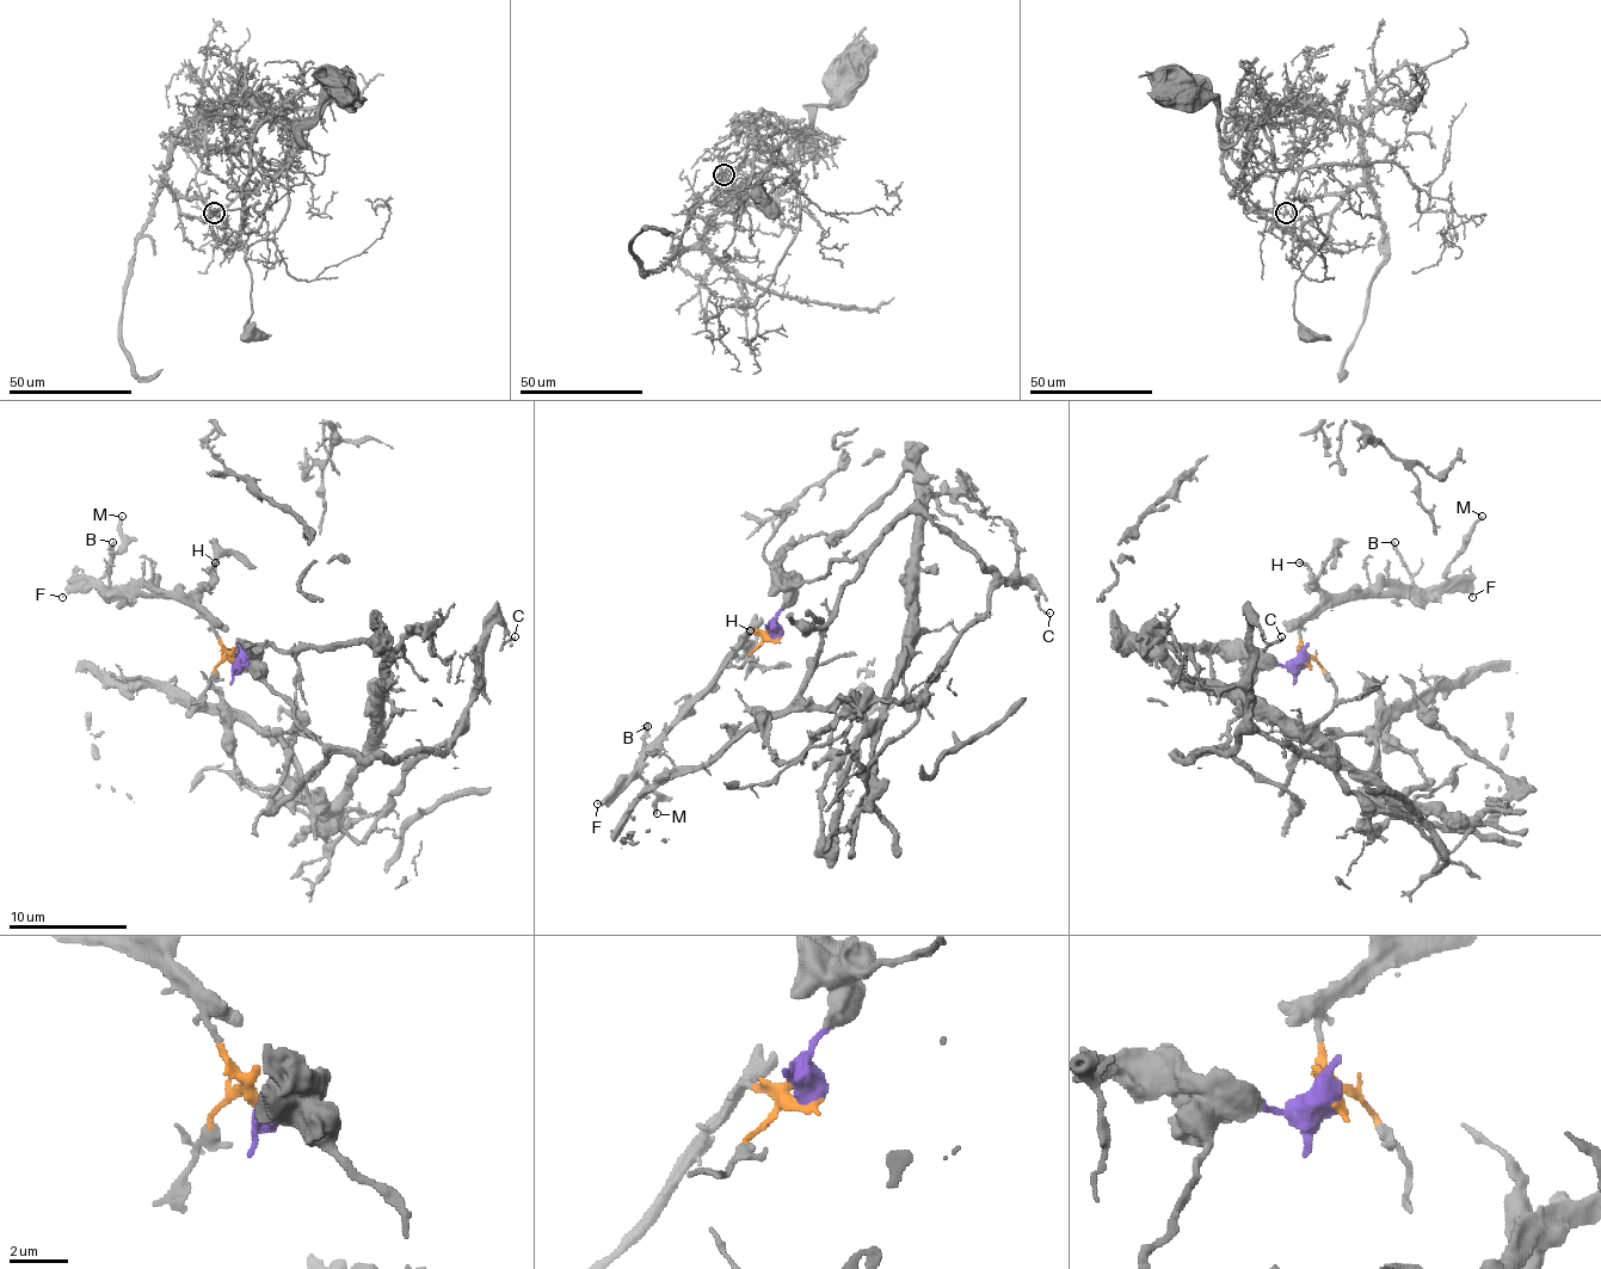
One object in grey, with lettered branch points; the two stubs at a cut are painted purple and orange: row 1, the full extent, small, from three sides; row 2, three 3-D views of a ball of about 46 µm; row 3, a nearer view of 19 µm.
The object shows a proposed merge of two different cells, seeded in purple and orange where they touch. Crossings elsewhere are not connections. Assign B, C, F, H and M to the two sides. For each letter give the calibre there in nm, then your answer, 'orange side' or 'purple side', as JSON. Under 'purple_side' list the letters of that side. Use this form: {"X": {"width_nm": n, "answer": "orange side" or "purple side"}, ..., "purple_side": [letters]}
{"B": {"width_nm": 220, "answer": "orange side"}, "C": {"width_nm": 120, "answer": "purple side"}, "F": {"width_nm": 160, "answer": "orange side"}, "H": {"width_nm": 120, "answer": "orange side"}, "M": {"width_nm": 160, "answer": "orange side"}, "purple_side": ["C"]}

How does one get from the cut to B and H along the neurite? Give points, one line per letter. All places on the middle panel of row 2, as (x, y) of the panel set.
B: (774, 639), (746, 633), (716, 677), (660, 734), (645, 743), (648, 725)
H: (774, 639), (746, 633), (734, 654), (746, 642), (750, 630)

